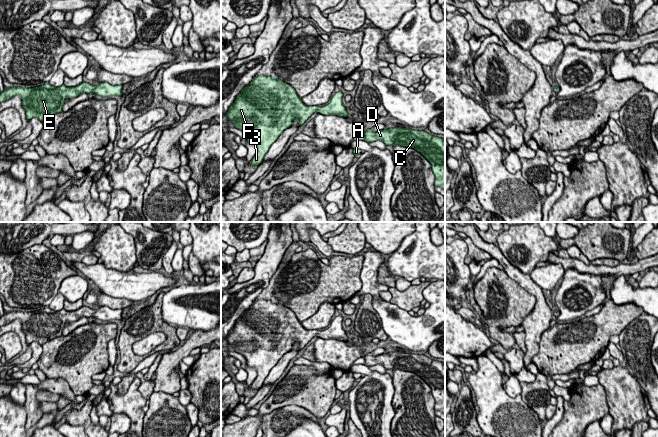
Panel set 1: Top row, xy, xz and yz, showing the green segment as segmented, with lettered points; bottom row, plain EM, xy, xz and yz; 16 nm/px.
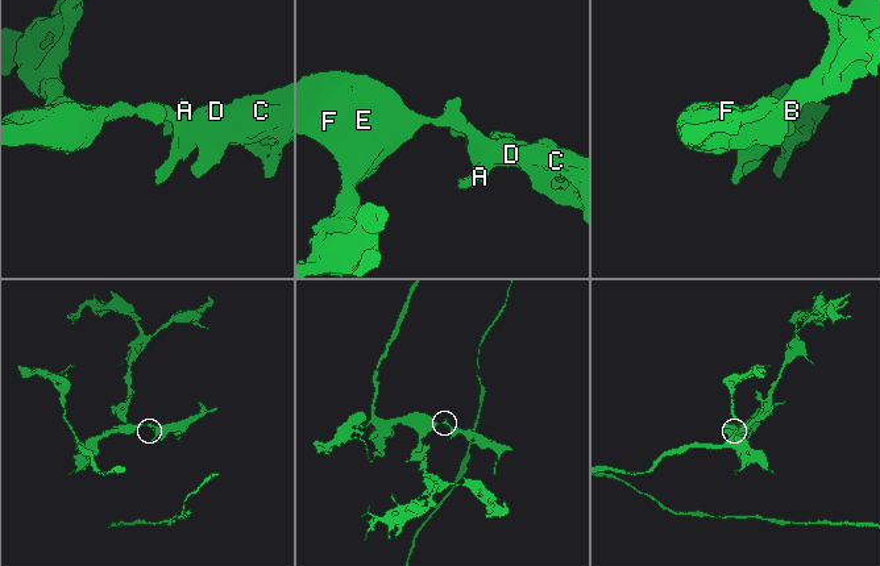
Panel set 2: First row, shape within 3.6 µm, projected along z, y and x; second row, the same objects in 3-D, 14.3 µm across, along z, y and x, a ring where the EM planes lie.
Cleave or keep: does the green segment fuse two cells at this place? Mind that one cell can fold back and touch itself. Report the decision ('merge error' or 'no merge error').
no merge error

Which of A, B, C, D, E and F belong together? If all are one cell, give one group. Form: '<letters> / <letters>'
A B C D E F

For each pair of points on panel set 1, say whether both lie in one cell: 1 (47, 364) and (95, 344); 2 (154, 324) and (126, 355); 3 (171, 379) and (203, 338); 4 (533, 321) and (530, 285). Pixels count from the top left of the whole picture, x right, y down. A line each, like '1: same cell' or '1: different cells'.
1: same cell
2: same cell
3: same cell
4: same cell

